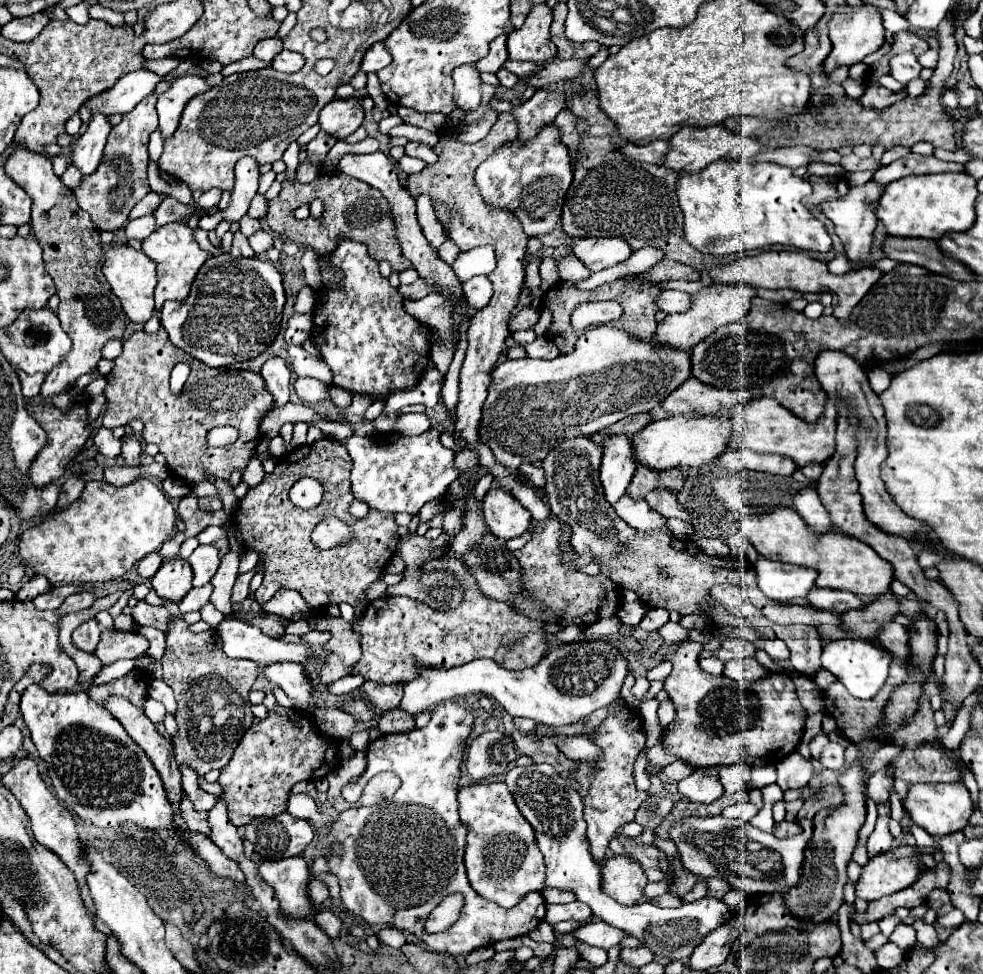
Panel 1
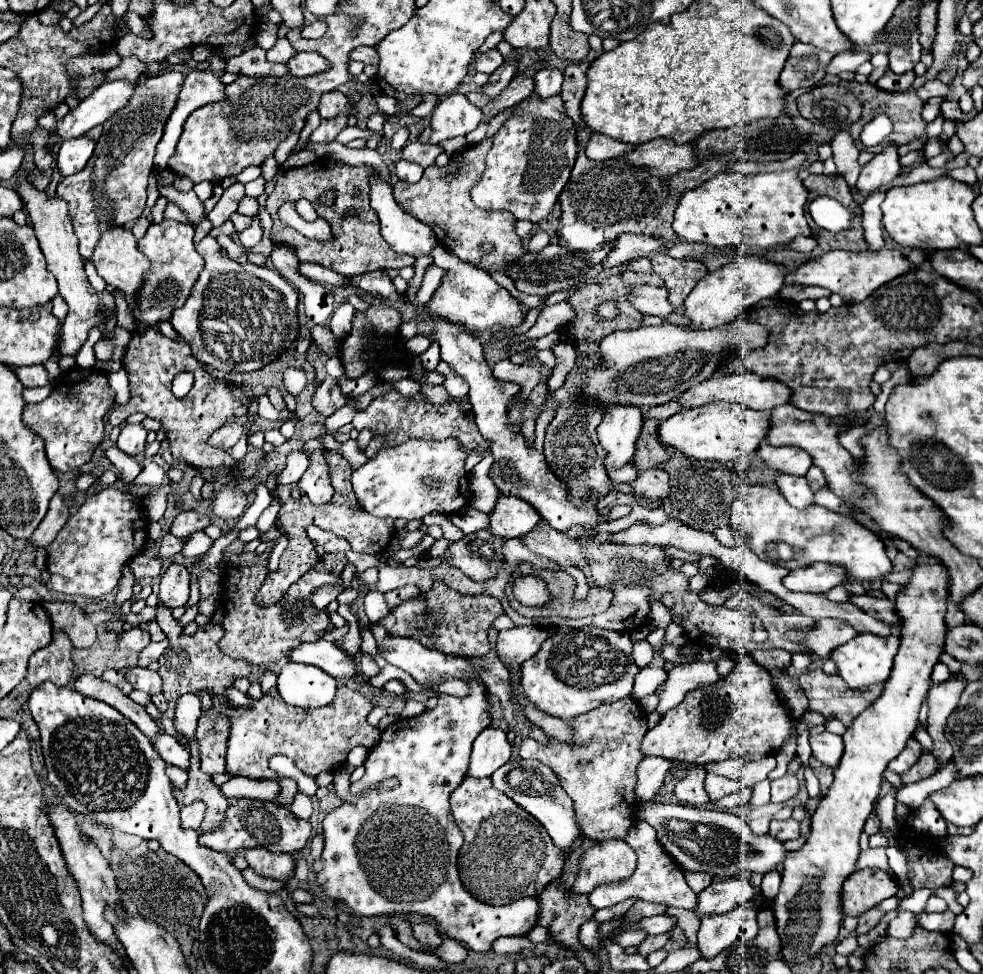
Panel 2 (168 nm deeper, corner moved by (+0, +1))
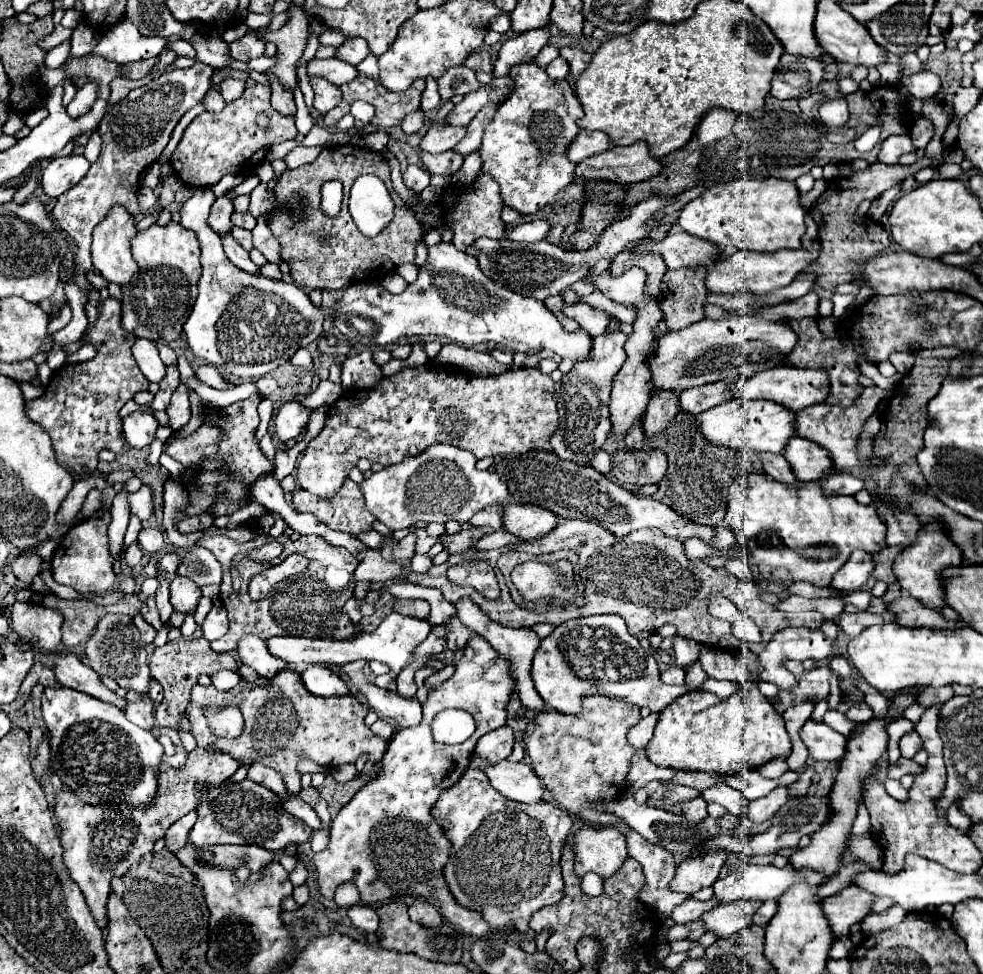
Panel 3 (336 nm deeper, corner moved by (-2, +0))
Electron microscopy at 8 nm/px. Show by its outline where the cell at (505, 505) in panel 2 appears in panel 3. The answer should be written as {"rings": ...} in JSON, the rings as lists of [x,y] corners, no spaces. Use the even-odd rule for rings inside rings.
{"rings":[[[508,505],[504,509],[504,529],[524,541],[542,539],[556,525],[558,515],[536,505]]]}

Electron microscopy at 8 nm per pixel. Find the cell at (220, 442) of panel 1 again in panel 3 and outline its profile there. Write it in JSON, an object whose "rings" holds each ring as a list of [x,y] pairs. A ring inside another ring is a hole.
{"rings":[[[202,423],[192,435],[178,435],[172,433],[172,437],[166,441],[164,453],[168,453],[172,459],[182,463],[186,469],[200,465],[202,459],[216,457],[216,447],[220,443],[220,429],[210,427],[208,423]]]}

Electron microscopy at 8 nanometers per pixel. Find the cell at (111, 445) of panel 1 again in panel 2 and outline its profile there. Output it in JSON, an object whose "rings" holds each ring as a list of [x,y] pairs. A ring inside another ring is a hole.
{"rings":[[[112,446],[112,448],[104,450],[104,452],[106,452],[106,458],[118,468],[118,472],[120,472],[124,482],[132,482],[140,474],[140,470],[142,470],[140,464],[132,456],[128,456],[122,450],[118,450],[116,446]]]}

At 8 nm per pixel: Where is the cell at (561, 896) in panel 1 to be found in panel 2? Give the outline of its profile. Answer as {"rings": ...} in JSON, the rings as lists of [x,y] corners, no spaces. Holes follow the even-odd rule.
{"rings":[[[624,840],[594,844],[580,858],[580,872],[572,894],[590,894],[600,884],[624,882],[636,870],[636,852]]]}

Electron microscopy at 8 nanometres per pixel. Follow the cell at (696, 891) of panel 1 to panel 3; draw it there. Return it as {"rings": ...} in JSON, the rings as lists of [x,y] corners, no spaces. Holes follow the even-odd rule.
{"rings":[[[710,851],[706,857],[684,859],[676,867],[676,875],[670,881],[670,889],[680,893],[696,893],[702,887],[710,887],[720,873],[728,853],[726,851]]]}

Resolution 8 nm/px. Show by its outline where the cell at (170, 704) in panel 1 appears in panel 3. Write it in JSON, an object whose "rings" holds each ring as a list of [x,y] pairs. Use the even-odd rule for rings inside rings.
{"rings":[[[110,613],[104,615],[92,637],[86,641],[86,659],[88,665],[100,675],[100,677],[112,677],[120,687],[124,689],[134,689],[138,693],[148,691],[150,683],[150,669],[148,669],[148,653],[146,653],[146,643],[140,641],[140,633],[136,625],[132,623],[132,617],[128,615],[118,615]]]}

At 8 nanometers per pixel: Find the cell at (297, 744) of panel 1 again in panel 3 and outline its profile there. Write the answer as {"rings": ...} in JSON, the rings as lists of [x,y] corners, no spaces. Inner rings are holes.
{"rings":[[[282,669],[276,677],[258,677],[256,681],[240,679],[230,691],[218,691],[214,687],[194,685],[192,701],[186,709],[190,731],[198,741],[198,747],[212,745],[224,753],[230,753],[240,763],[264,763],[282,773],[290,795],[300,791],[300,775],[296,763],[308,757],[326,767],[338,767],[344,763],[356,763],[362,753],[370,753],[370,761],[378,763],[386,751],[386,741],[376,737],[370,727],[364,725],[364,717],[370,709],[354,695],[342,697],[314,697],[302,685],[300,673],[294,669]],[[204,705],[238,705],[244,715],[244,733],[238,739],[218,739],[210,729],[204,729]]]}

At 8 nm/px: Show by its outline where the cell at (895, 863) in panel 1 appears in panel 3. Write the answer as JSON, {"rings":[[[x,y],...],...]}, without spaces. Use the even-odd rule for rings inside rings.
{"rings":[[[856,885],[844,887],[840,893],[826,897],[822,901],[824,917],[828,919],[830,931],[834,937],[848,935],[850,927],[854,923],[860,923],[874,903],[874,897],[870,893],[864,893],[864,889],[856,889]]]}

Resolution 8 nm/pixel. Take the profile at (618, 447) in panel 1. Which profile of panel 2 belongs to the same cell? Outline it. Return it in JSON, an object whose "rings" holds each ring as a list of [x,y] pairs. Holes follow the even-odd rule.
{"rings":[[[610,408],[598,426],[598,440],[606,450],[606,472],[626,466],[634,452],[642,430],[642,412],[638,408]]]}

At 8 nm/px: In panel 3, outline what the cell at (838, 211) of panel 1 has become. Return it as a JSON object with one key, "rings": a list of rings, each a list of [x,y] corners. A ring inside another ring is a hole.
{"rings":[[[890,135],[882,147],[880,147],[880,153],[878,153],[878,159],[882,163],[898,163],[898,157],[902,153],[908,153],[912,151],[912,139],[910,135]]]}

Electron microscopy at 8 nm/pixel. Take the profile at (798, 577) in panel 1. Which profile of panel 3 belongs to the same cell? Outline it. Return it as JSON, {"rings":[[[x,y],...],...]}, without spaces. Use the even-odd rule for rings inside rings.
{"rings":[[[858,549],[844,563],[844,569],[840,569],[840,573],[836,573],[836,577],[832,579],[832,587],[838,589],[838,591],[846,591],[846,593],[856,591],[868,581],[872,571],[874,571],[872,555],[864,553],[862,549]]]}

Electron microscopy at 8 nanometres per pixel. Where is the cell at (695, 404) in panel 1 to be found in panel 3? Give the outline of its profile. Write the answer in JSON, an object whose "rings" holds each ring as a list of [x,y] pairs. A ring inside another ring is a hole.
{"rings":[[[780,365],[780,367],[768,369],[768,371],[760,371],[760,373],[752,375],[748,381],[744,381],[742,385],[738,385],[736,397],[740,397],[740,399],[768,399],[768,401],[774,401],[780,405],[786,403],[784,407],[788,407],[792,411],[800,411],[810,405],[824,403],[828,397],[828,389],[830,389],[830,381],[828,381],[826,371]]]}

